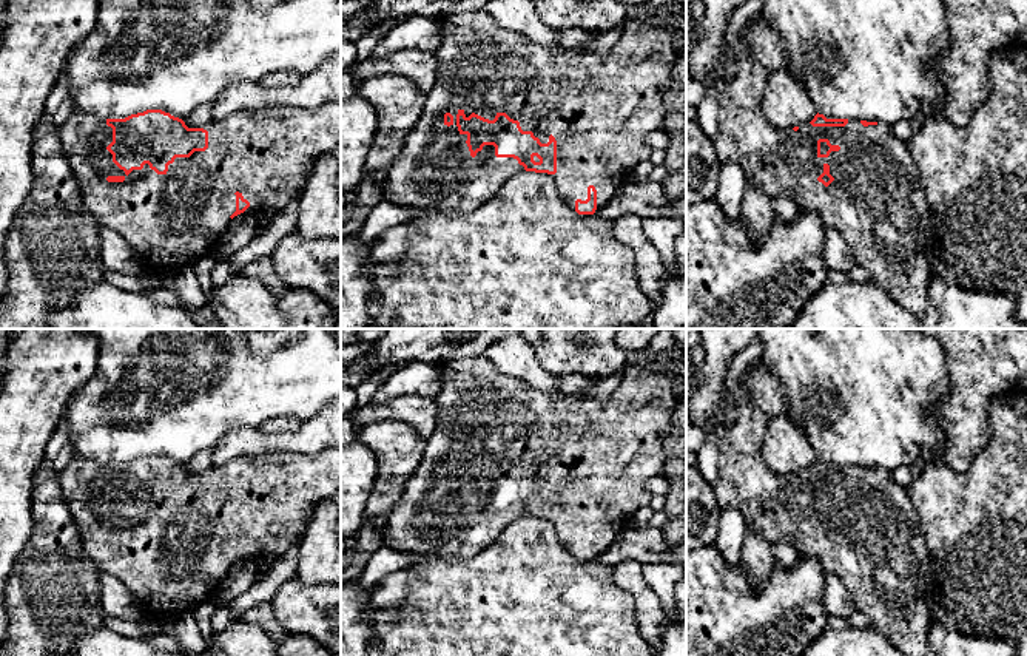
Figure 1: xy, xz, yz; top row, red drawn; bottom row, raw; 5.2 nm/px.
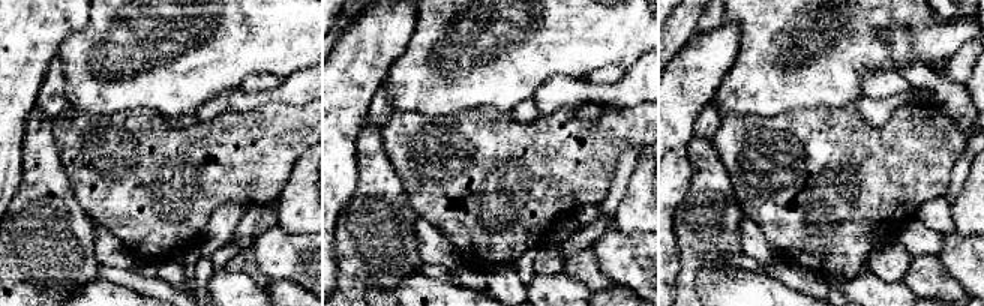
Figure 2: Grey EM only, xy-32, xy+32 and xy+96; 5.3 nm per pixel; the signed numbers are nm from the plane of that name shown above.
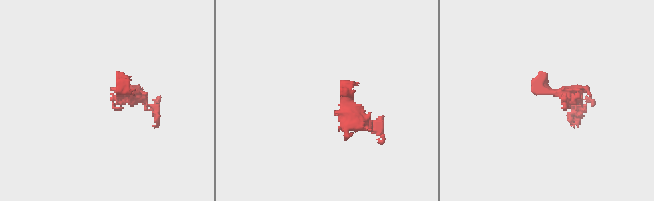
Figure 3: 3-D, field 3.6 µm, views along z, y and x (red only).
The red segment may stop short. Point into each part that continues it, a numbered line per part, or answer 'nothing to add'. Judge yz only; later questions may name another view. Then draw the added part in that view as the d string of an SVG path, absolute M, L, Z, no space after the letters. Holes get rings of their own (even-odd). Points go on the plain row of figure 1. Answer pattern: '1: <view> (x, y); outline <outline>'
1: yz (876, 547); outline M751 363L729 394L737 417L719 440L719 480L714 485L719 506L737 509L748 531L756 531L773 546L786 540L799 557L813 559L825 574L837 576L870 627L885 636L896 650L905 656L936 656L928 645L928 630L933 624L930 604L938 596L938 582L919 512L907 488L901 486L888 469L864 472L857 465L848 465L845 472L813 472L806 468L797 477L776 472L762 455L765 432L773 417L754 404L740 386L746 372L759 364L762 363ZM819 485L828 485L840 495L819 503ZM825 509L834 523L828 533L817 526Z

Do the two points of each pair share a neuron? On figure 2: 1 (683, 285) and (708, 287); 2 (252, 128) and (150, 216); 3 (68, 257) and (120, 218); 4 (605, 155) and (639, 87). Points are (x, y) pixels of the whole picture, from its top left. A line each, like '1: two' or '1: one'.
1: two
2: one
3: two
4: two

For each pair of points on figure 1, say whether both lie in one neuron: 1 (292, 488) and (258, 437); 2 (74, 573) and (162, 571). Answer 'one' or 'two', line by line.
1: two
2: two

